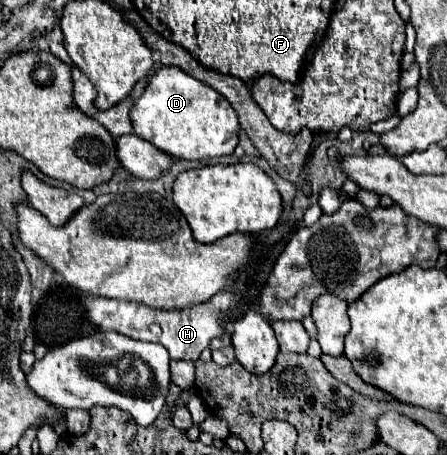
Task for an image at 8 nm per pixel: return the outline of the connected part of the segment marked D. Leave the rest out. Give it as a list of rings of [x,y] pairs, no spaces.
[[[161,67],[149,77],[143,95],[131,107],[133,133],[149,141],[173,159],[207,159],[231,155],[239,139],[239,121],[235,109],[225,97],[205,83],[193,79],[179,67]]]

